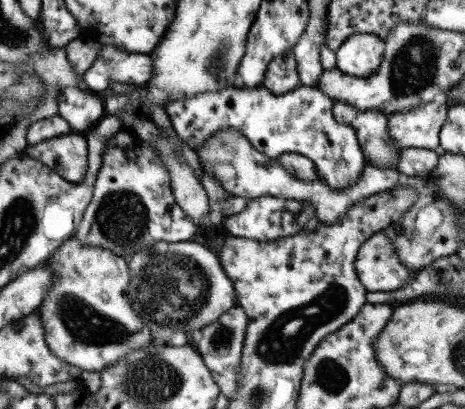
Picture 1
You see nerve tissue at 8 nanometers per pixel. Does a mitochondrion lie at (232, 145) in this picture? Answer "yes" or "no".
yes

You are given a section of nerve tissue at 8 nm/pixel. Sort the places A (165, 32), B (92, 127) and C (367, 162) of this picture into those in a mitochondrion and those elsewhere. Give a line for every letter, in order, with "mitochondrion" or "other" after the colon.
A: other
B: other
C: other

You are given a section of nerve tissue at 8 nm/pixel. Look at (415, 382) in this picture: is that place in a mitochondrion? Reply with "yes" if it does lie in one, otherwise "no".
no

